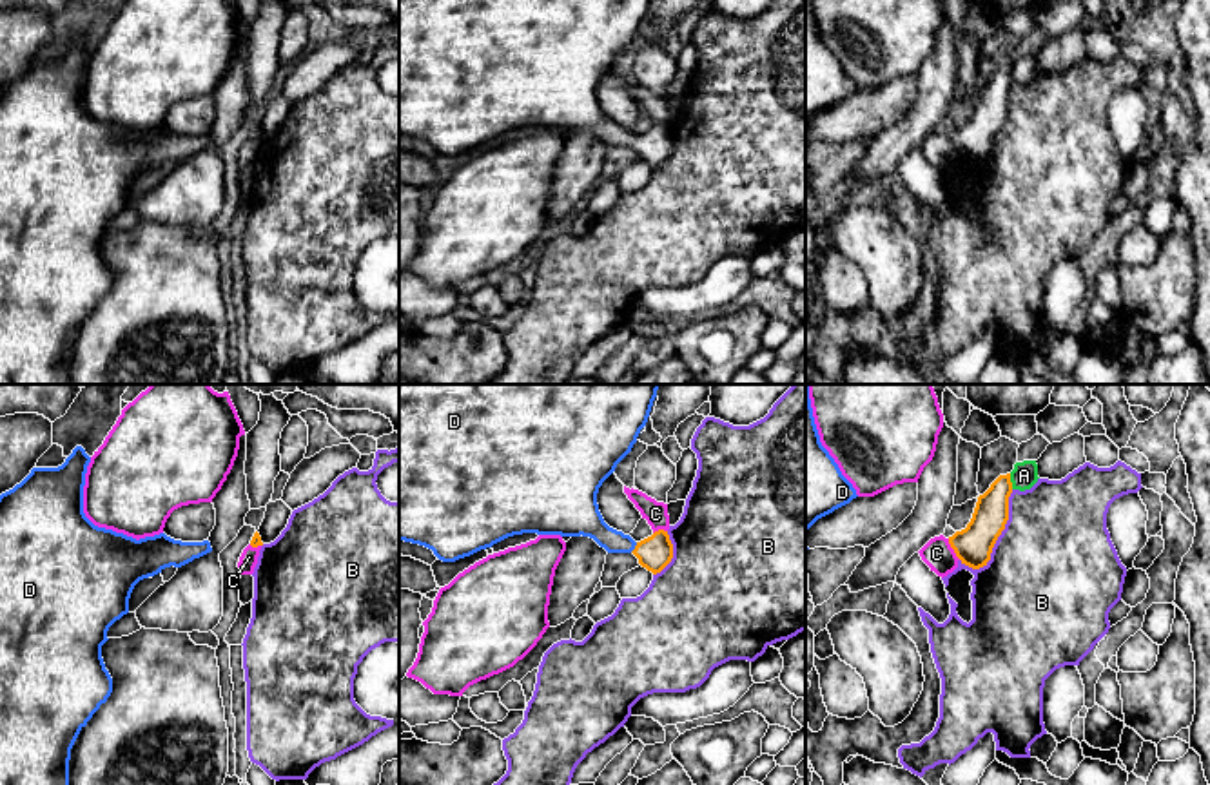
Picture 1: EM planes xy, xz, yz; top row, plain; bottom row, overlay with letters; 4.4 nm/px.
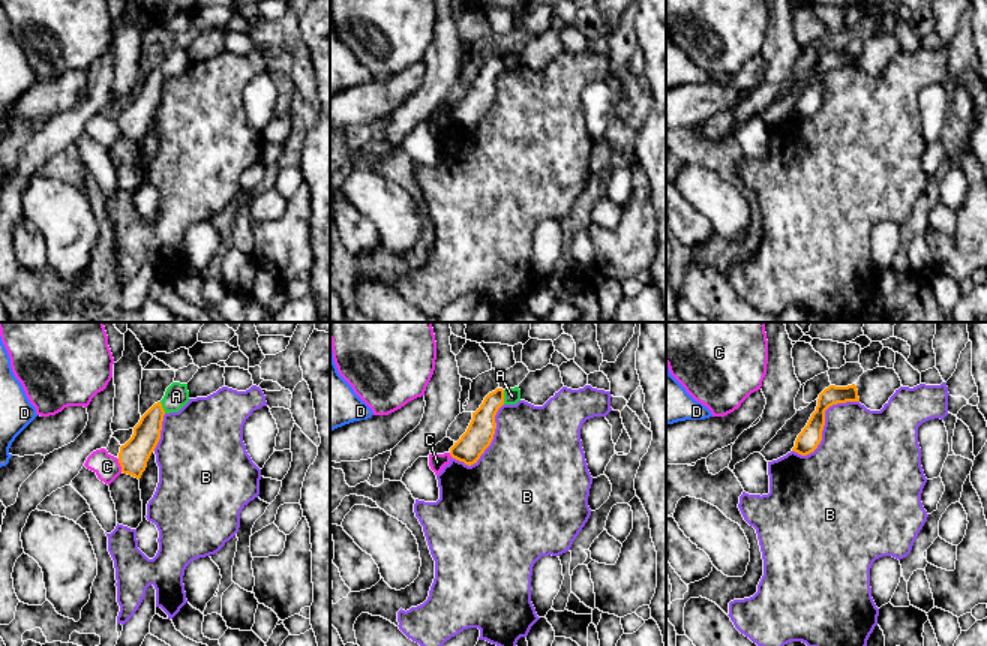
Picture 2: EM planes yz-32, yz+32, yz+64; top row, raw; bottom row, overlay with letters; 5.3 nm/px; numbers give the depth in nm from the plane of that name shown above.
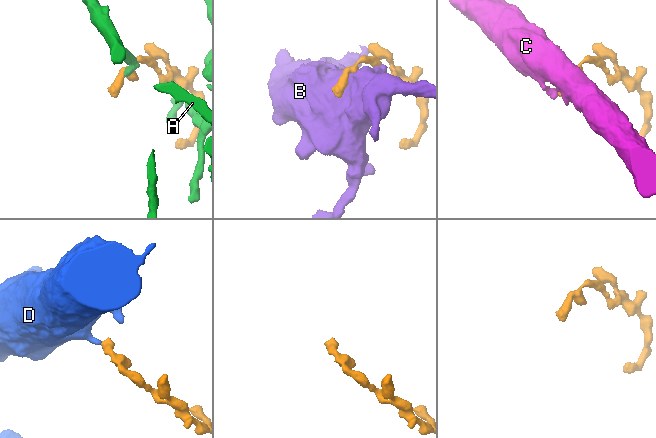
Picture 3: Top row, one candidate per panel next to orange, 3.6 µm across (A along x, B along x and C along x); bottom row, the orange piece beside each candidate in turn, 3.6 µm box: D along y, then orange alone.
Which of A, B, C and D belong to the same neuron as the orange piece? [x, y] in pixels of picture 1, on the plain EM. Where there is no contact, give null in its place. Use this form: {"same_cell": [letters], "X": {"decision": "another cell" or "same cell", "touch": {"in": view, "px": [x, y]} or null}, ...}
{"same_cell": ["D"], "A": {"decision": "another cell", "touch": {"in": "yz", "px": [1009, 75]}}, "B": {"decision": "another cell", "touch": {"in": "yz", "px": [996, 133]}}, "C": {"decision": "another cell", "touch": {"in": "yz", "px": [953, 142]}}, "D": {"decision": "same cell", "touch": {"in": "xz", "px": [635, 142]}}}

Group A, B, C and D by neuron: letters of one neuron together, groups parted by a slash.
A / B / C / D

